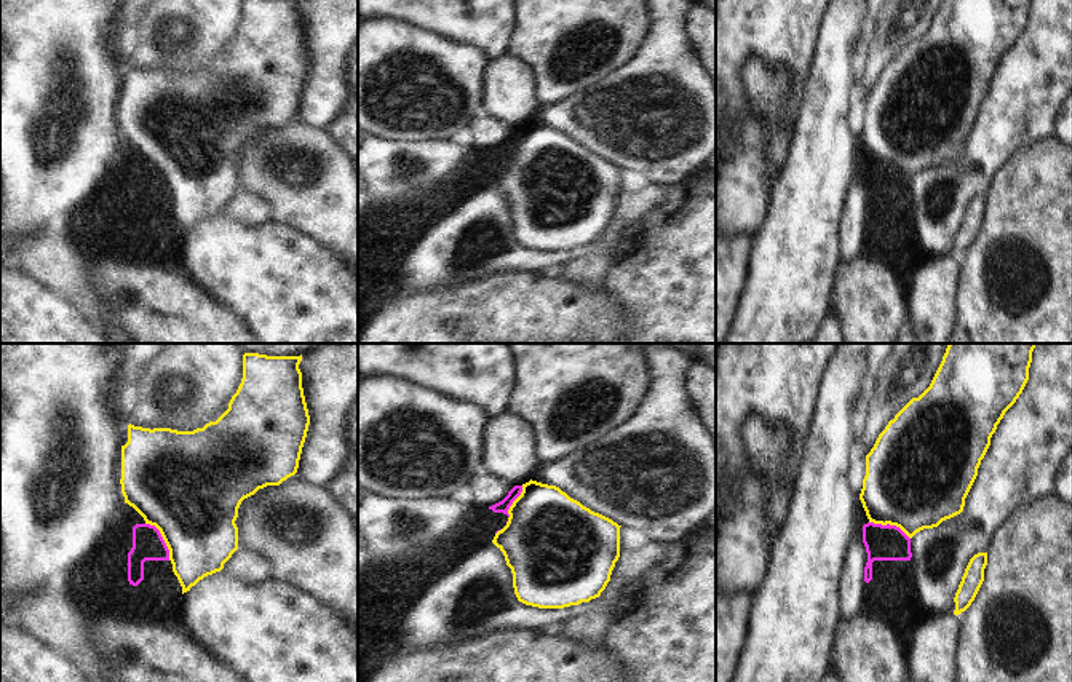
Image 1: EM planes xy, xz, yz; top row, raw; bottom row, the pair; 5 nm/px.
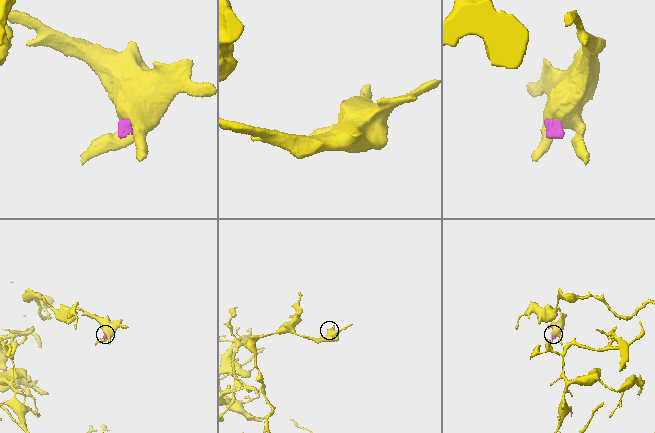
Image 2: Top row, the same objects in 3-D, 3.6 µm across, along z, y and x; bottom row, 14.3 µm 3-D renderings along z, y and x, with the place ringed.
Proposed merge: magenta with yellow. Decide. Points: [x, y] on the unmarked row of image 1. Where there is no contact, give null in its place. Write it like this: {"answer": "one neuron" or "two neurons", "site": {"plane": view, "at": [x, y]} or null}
{"answer": "one neuron", "site": {"plane": "xy", "at": [162, 181]}}

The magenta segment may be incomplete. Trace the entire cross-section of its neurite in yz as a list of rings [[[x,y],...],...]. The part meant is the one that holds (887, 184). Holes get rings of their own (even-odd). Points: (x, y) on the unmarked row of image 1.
[[[943,0],[930,29],[919,40],[912,40],[879,77],[866,97],[866,118],[860,136],[869,161],[863,168],[868,195],[866,225],[872,222],[874,203],[911,203],[911,180],[917,174],[938,169],[963,153],[991,80],[1029,22],[1030,5],[1032,0]]]

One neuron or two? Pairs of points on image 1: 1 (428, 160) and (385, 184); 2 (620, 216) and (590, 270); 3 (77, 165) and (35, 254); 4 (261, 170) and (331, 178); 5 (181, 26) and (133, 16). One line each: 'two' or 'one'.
1: one
2: one
3: two
4: one
5: two

